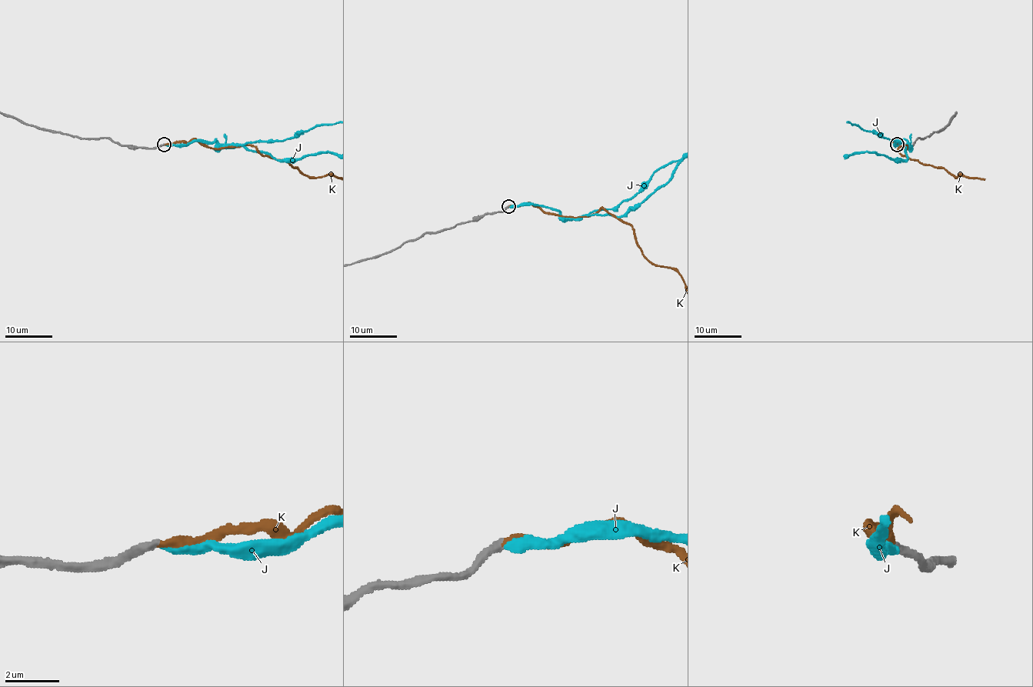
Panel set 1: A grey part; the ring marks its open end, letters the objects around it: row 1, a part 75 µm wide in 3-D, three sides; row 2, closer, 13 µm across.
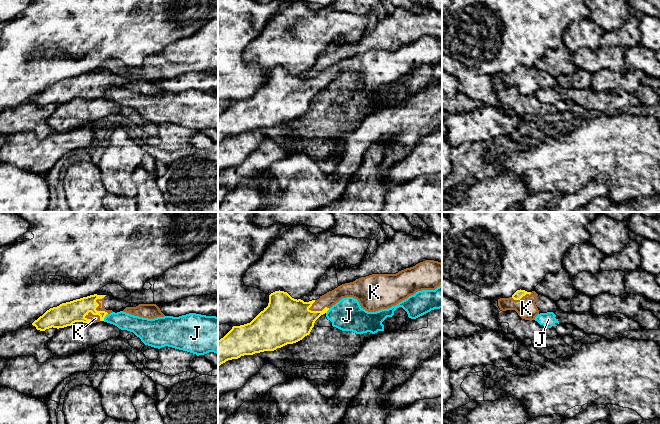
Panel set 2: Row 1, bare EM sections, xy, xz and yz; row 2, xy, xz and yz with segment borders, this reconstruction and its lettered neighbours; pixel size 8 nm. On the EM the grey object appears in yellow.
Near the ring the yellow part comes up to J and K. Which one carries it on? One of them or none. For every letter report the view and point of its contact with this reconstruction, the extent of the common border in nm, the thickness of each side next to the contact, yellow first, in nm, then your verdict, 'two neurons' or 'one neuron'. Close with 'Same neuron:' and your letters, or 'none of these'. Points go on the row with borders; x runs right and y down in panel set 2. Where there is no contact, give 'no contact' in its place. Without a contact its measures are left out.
J: meets yellow in xy at (104, 317); contact 70 nm long; 180 nm thick on the yellow side, 140 nm on the other; two neurons
K: meets yellow in xy at (94, 314); contact 140 nm long; 180 nm thick on the yellow side, 60 nm on the other; one neuron
Same neuron: K

